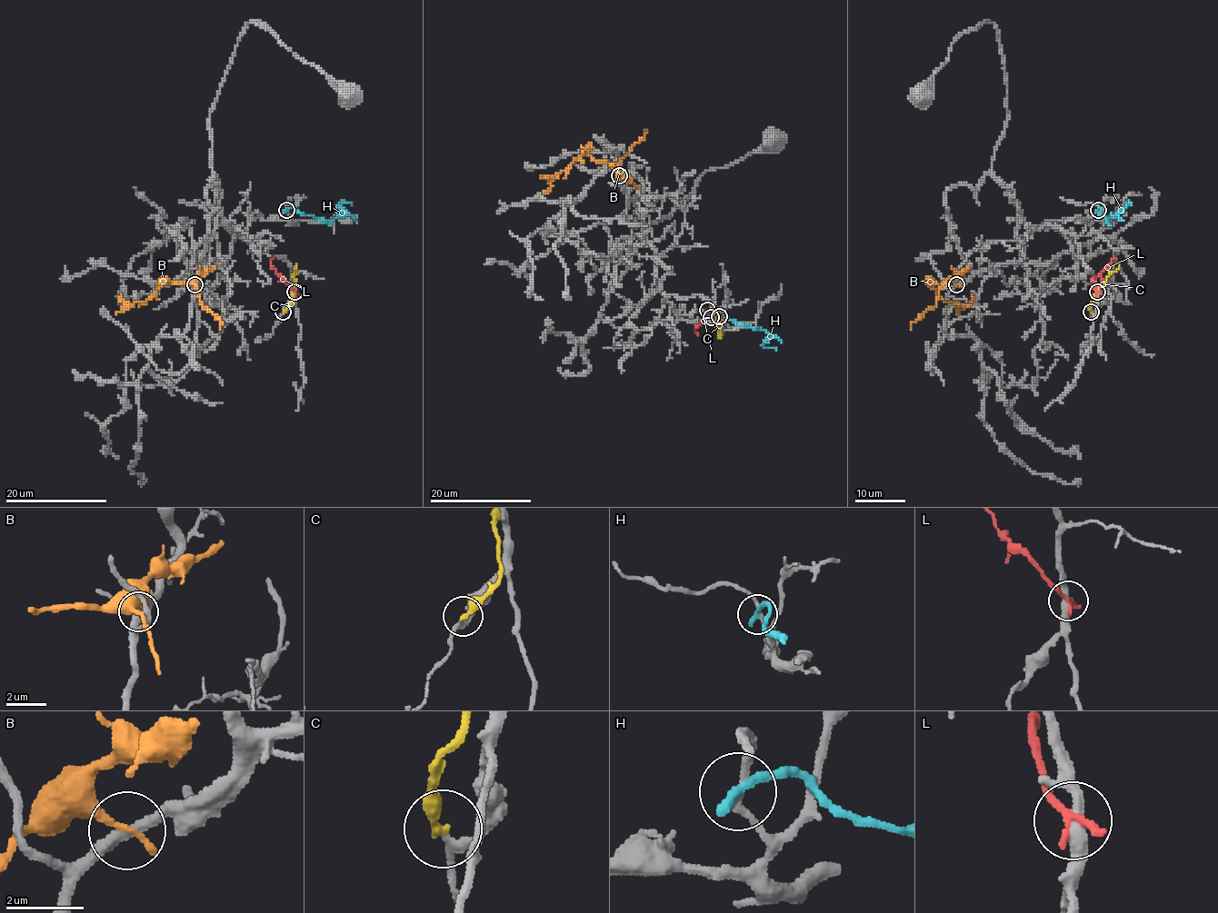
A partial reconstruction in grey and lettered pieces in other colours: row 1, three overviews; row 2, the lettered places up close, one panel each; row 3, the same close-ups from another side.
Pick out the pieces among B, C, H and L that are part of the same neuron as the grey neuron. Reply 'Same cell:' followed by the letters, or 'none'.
Same cell: none

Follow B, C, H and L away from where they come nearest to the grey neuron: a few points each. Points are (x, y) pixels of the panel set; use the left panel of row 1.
B: (194, 284), (189, 282), (164, 283), (145, 301), (126, 306), (119, 296)
C: (283, 311), (293, 294), (295, 264)
H: (286, 210), (295, 208), (316, 218), (334, 220), (346, 214), (338, 207), (344, 202), (353, 203)
L: (295, 292), (276, 272), (270, 262), (274, 258)

